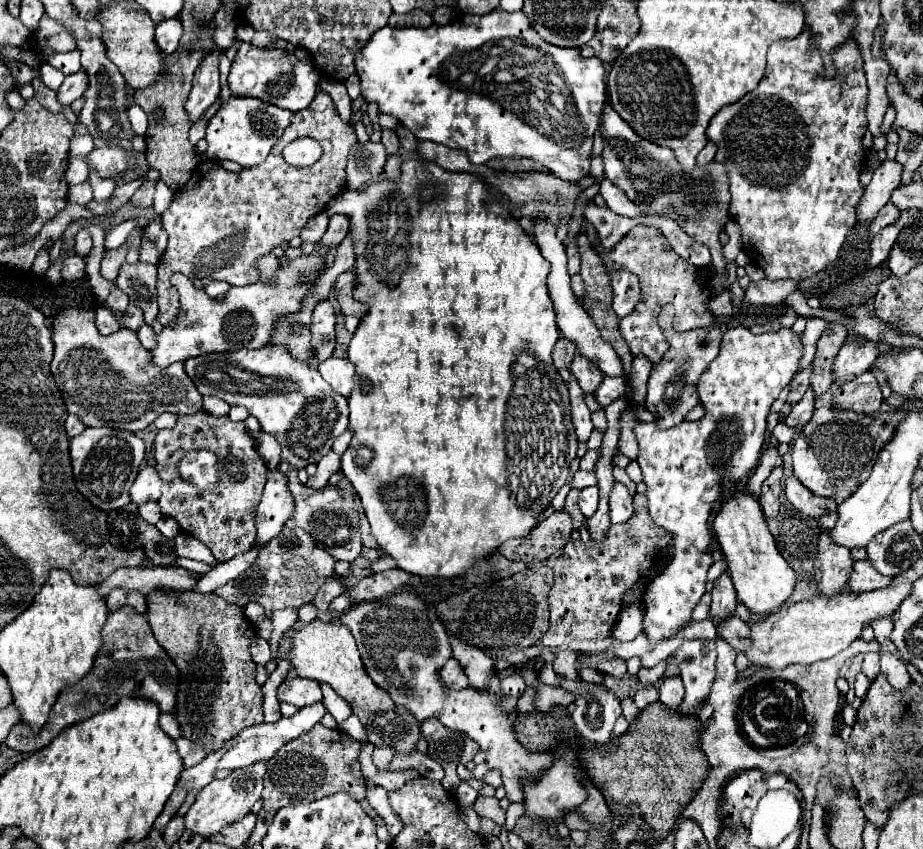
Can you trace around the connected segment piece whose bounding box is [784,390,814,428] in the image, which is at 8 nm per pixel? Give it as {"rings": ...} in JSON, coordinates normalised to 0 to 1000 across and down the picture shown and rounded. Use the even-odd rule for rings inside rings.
{"rings":[[[875,459],[871,464],[871,469],[858,478],[858,485],[854,488],[854,492],[849,495],[852,502],[860,504],[860,502],[871,502],[878,492],[880,492],[880,485],[882,485],[882,466],[880,466],[880,459]]]}

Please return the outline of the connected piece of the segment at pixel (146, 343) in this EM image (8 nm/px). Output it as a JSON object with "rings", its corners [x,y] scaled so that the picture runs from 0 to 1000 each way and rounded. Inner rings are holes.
{"rings":[[[154,382],[154,384],[147,389],[147,396],[150,396],[150,400],[154,403],[154,408],[160,410],[160,412],[165,412],[165,408],[169,405],[169,400],[167,400],[167,389],[165,389],[165,384],[160,384],[160,382]]]}

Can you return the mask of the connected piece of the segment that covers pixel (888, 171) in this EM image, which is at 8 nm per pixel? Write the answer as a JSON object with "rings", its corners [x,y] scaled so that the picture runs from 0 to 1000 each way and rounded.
{"rings":[[[958,188],[947,203],[945,214],[936,221],[936,229],[927,245],[927,261],[934,264],[947,259],[953,245],[962,240],[964,229],[971,219],[975,219],[975,196],[971,196],[971,188]]]}

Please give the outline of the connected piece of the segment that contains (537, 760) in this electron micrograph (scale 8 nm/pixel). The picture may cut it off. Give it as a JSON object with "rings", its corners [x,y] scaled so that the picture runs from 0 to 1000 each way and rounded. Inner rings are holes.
{"rings":[[[433,695],[412,709],[392,709],[373,721],[368,733],[377,737],[386,751],[401,799],[414,808],[429,829],[440,832],[453,848],[475,846],[481,855],[503,862],[516,872],[524,886],[529,886],[527,898],[531,905],[542,907],[548,935],[555,945],[566,945],[568,931],[563,923],[568,919],[579,919],[598,902],[602,893],[600,886],[576,888],[555,869],[555,848],[544,841],[544,832],[533,815],[481,810],[477,803],[477,787],[490,773],[490,763],[472,721],[451,700]],[[442,759],[449,759],[449,763]]]}

